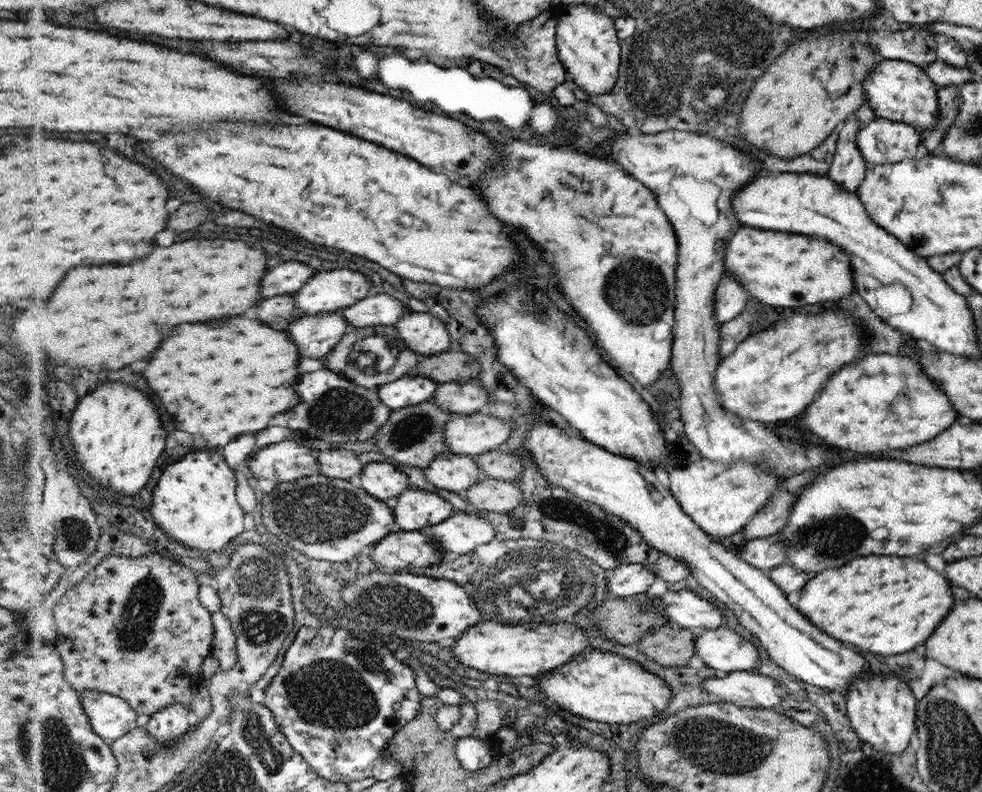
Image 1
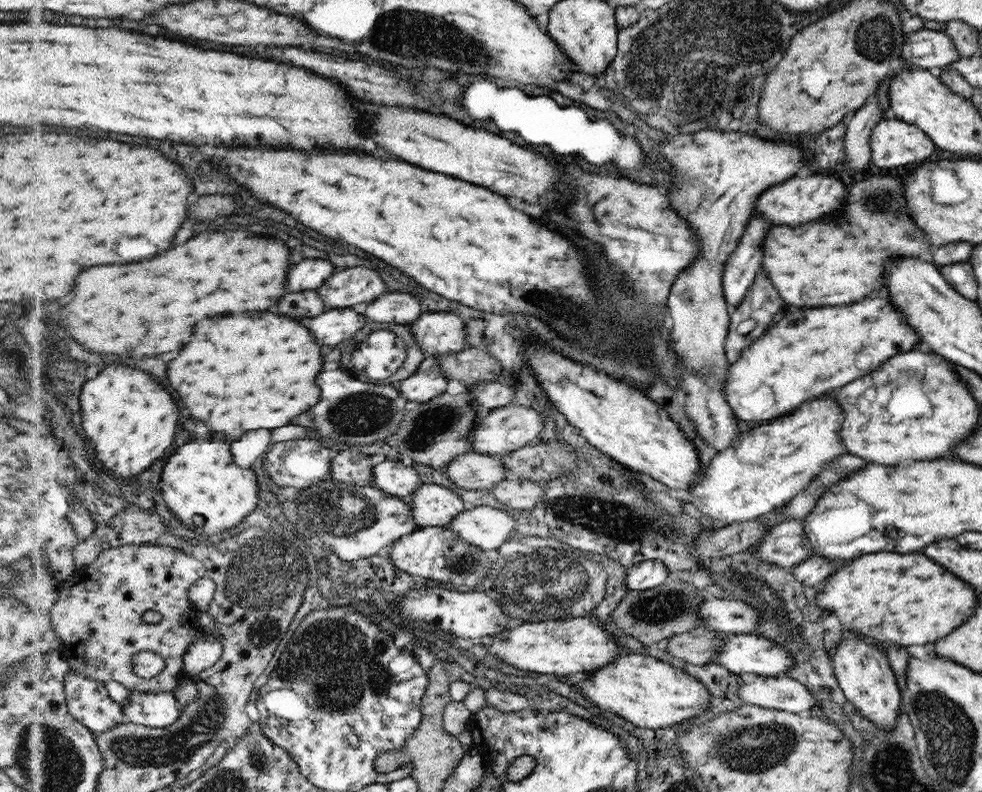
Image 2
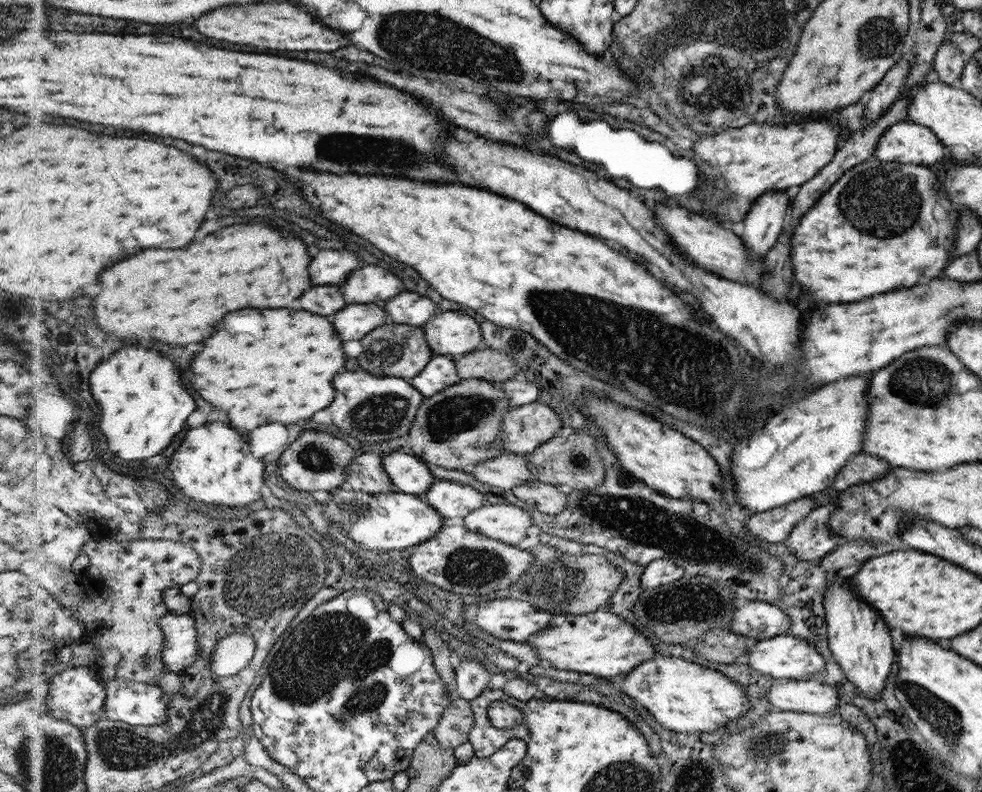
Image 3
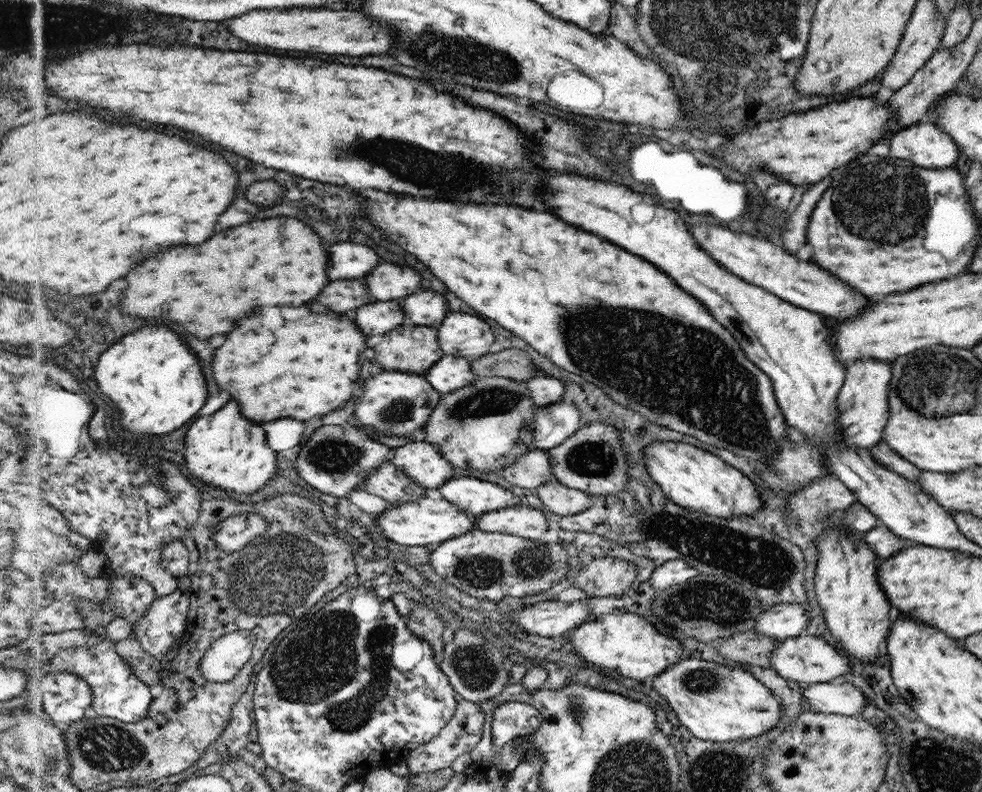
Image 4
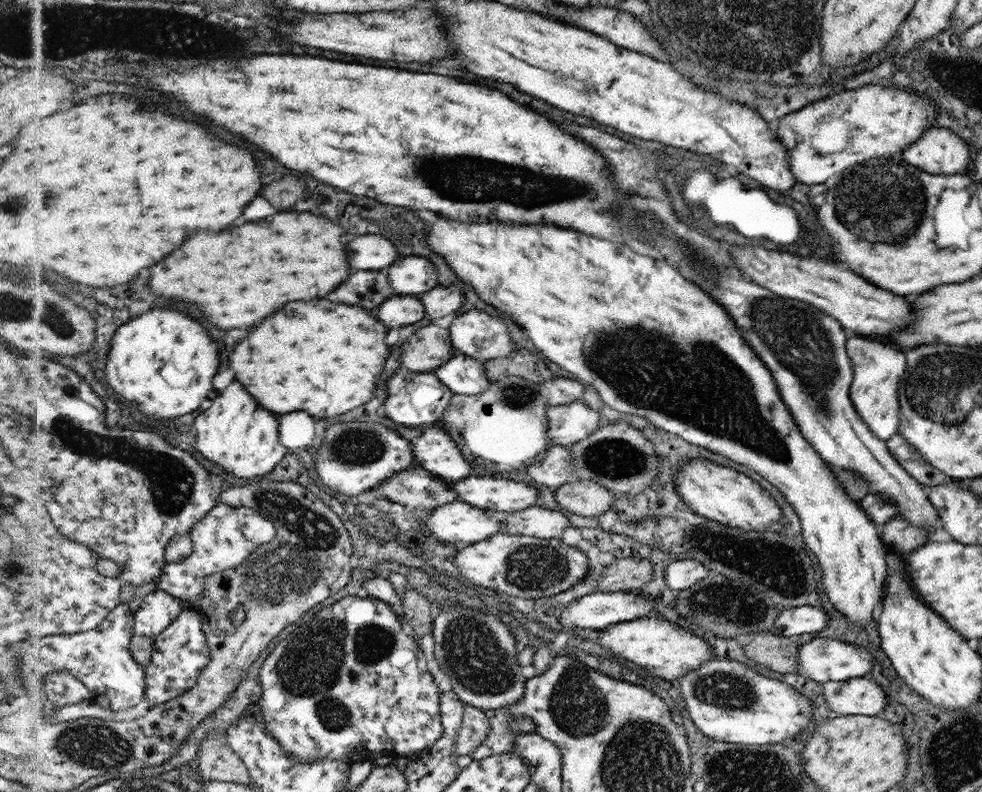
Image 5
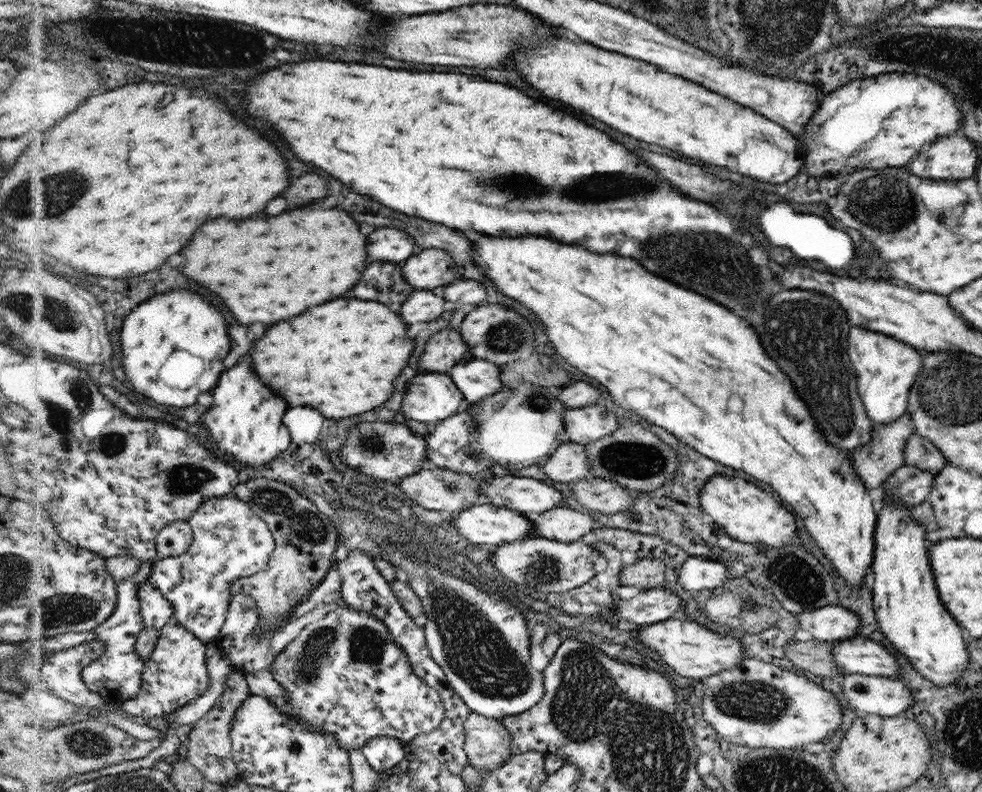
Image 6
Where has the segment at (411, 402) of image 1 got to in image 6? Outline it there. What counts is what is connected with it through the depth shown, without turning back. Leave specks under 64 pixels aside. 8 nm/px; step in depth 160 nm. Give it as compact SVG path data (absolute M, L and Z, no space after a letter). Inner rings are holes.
M469 358L451 368L448 376L471 403L490 397L504 387L502 367L486 359Z

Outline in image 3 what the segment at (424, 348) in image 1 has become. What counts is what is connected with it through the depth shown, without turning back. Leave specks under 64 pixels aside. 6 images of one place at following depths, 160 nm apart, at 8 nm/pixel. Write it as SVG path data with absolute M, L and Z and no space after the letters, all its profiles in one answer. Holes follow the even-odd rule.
M439 311L422 327L429 347L438 355L458 358L480 348L483 342L479 323L462 312Z

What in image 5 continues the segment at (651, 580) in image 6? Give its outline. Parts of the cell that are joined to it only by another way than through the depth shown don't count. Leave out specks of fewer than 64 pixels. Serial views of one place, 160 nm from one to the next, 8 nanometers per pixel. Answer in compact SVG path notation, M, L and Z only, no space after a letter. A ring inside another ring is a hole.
M634 557L616 559L615 563L605 567L604 572L601 574L600 580L596 585L597 592L636 592L652 580L653 571L655 569L656 567L646 559Z

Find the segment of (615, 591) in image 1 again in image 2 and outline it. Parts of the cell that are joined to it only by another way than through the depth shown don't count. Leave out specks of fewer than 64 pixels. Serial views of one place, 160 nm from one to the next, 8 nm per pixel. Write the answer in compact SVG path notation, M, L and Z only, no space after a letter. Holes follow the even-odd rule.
M643 560L629 568L626 575L628 591L650 590L671 579L668 569L659 560Z

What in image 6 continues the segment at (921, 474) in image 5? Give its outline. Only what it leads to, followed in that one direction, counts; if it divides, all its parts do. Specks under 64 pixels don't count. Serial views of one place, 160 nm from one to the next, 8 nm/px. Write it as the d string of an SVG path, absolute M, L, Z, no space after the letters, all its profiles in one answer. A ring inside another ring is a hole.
M912 433L904 447L904 465L920 468L932 476L938 476L940 470L947 465L942 452L923 436Z

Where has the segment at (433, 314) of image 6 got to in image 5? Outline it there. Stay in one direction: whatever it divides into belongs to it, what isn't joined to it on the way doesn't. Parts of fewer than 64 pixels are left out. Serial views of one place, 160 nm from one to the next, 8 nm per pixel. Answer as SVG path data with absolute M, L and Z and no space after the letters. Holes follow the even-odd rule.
M396 295L384 301L376 314L388 322L388 326L408 326L425 317L425 306L417 295Z

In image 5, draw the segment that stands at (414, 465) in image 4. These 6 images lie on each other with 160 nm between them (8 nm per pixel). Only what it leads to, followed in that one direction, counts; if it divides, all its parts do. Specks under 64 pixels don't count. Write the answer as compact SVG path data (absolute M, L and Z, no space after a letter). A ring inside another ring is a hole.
M438 423L421 434L412 454L415 454L415 466L449 483L470 477L472 472L471 464L460 454L460 446Z

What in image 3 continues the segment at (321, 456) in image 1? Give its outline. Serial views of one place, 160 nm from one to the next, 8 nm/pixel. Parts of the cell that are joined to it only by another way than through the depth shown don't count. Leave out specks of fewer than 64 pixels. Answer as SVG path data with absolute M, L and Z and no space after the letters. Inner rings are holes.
M368 452L358 454L344 471L342 484L356 493L370 495L387 494L395 491L381 462L382 458Z

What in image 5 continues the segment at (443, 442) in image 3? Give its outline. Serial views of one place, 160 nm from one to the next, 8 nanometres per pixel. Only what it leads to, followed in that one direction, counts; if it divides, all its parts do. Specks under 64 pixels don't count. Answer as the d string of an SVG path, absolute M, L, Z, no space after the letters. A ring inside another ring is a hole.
M504 376L498 381L492 381L491 386L480 394L454 394L451 404L445 410L438 424L449 432L449 435L460 446L460 454L469 462L490 464L496 472L511 472L523 470L528 466L540 463L551 448L548 436L549 422L547 410L548 393L543 383L537 383L522 376Z

